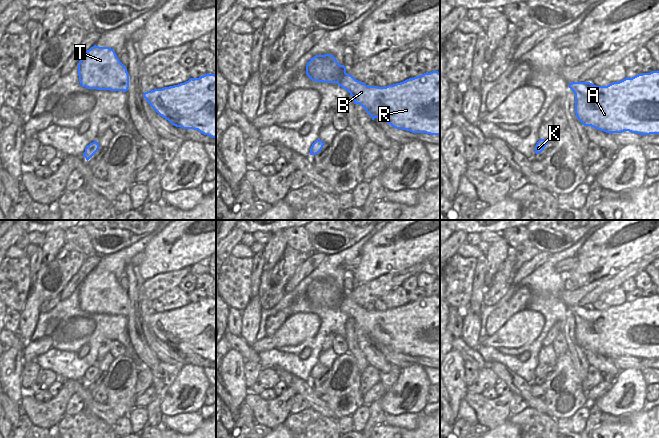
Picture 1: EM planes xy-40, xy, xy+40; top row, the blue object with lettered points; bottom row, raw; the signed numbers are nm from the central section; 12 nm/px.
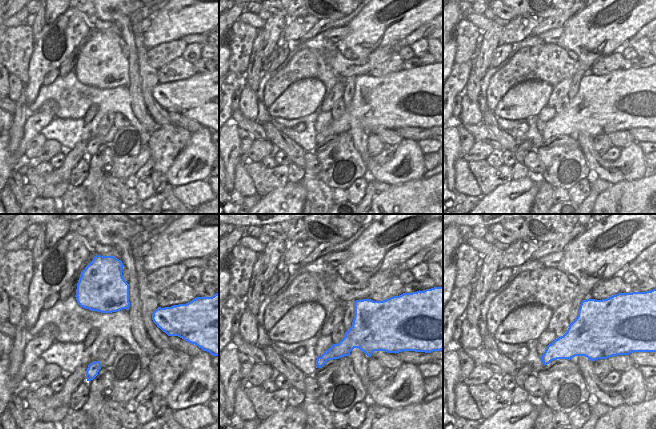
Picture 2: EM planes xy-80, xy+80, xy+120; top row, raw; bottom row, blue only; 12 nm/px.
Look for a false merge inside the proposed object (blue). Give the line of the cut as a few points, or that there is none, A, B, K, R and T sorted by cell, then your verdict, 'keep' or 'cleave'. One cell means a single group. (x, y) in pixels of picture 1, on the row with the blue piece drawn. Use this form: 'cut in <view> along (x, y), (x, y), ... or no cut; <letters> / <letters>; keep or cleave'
no cut; A B K R T; keep

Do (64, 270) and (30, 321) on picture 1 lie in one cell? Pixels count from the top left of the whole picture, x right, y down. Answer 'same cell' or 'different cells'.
same cell

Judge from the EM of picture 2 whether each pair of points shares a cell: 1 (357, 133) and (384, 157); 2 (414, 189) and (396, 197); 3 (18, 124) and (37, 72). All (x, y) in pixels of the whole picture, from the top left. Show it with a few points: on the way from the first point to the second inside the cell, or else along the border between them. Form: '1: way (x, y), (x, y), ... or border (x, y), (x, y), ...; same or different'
1: border (394, 148), (386, 162), (376, 164), (372, 160); different
2: way (410, 193), (406, 197), (400, 197); same
3: border (23, 90), (27, 106); different

